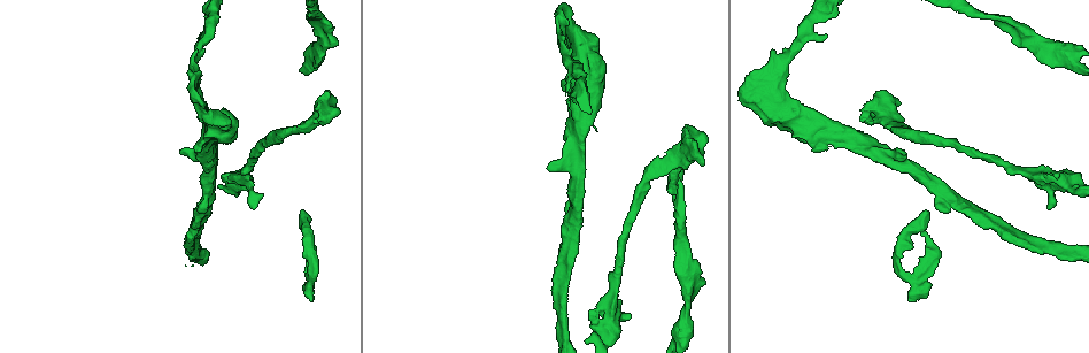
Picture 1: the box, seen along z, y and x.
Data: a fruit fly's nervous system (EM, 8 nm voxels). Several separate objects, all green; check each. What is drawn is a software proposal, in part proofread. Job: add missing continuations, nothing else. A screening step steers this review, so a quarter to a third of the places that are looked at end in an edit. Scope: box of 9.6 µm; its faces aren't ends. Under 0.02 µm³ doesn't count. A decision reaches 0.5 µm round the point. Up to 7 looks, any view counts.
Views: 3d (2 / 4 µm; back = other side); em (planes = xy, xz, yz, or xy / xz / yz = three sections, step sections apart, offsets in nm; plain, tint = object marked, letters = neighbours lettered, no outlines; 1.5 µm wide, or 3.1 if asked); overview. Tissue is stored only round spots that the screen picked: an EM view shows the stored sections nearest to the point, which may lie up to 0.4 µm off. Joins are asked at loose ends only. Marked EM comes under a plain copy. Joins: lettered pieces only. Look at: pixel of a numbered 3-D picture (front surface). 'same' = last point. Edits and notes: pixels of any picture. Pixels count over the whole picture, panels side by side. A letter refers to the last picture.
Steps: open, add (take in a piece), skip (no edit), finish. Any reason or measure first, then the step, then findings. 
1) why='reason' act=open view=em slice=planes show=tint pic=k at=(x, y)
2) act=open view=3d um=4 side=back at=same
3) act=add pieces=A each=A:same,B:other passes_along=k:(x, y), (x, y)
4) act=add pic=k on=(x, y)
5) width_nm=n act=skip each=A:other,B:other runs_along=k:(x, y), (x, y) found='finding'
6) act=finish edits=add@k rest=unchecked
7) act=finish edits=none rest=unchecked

why='branch stops here' act=open view=em slice=yz step=4 show=tint pic=1 at=(915, 299)

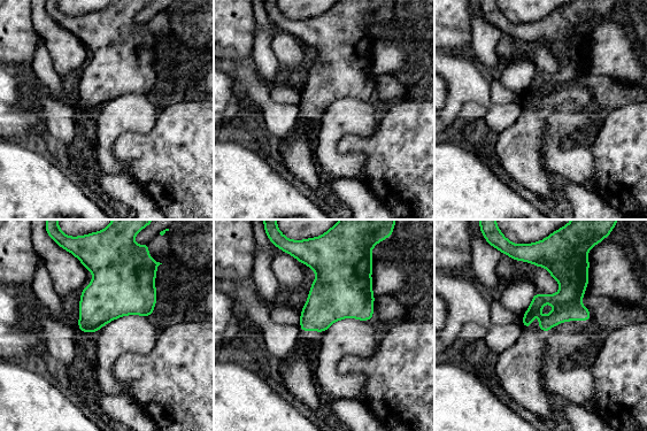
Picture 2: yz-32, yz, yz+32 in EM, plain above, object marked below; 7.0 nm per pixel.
why='cut it another way' act=open view=em slice=planes show=tint at=same

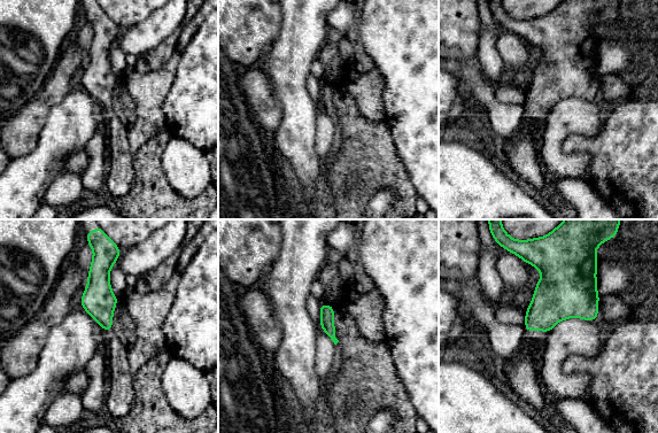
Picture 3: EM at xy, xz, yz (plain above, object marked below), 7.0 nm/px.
why='what lies round it' act=open view=em slice=planes show=letters at=same

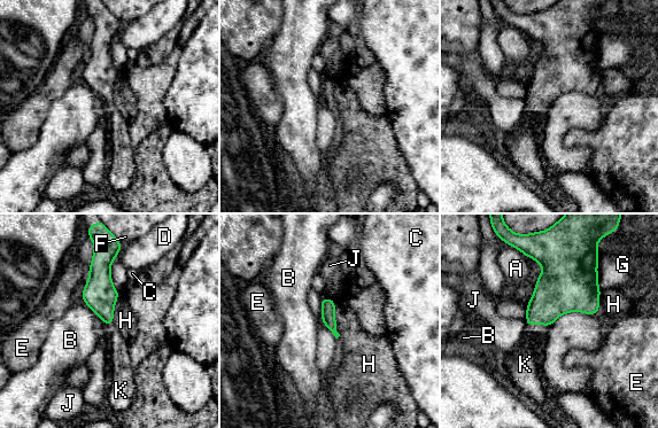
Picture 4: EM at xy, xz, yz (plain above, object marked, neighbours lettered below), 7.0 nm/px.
act=add pieces=K each=A:other,B:other,C:other,D:other,E:other,F:other,G:other,H:other,J:other,K:same found='the neuron continues'

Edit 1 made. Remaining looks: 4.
why='an open end' act=open view=em slice=xy step=8 show=tint pic=1 at=(702, 164)

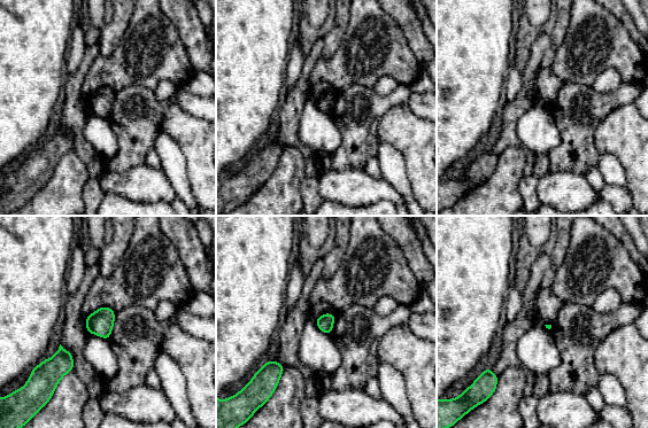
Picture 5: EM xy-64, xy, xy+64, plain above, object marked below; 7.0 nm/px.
act=open view=em slice=planes show=letters at=same

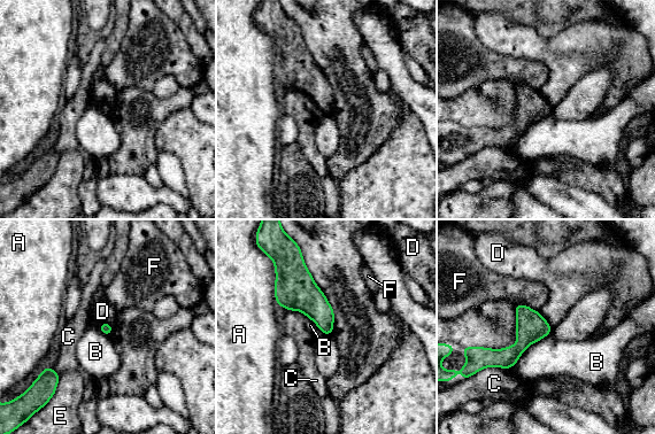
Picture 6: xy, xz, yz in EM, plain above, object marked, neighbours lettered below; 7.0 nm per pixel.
longest_contact=B:380nm act=skip each=A:other,B:other,C:other,D:other,E:other,F:other found='none of them fits'

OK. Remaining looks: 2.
act=open view=3d um=4 pic=1 at=(303, 210)

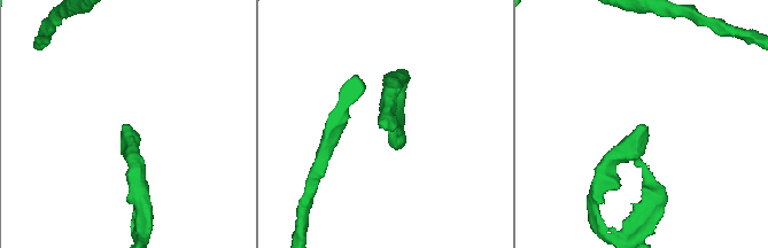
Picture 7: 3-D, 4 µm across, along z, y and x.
why='need the tissue' act=open view=em slice=planes show=letters pic=7 at=(648, 127)

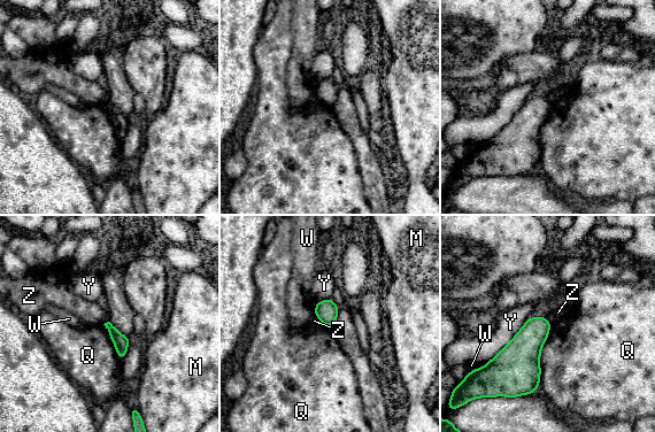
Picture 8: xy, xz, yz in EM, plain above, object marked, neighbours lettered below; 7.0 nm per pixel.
longest_contact=Q:480nm act=skip each=M:other,Q:other,W:other,Y:other,Z:other border=8:(552, 323), (541, 348), (537, 390) found='no lettered piece goes on from it'

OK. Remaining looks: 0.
act=finish edits=add@4 rest=unchecked

